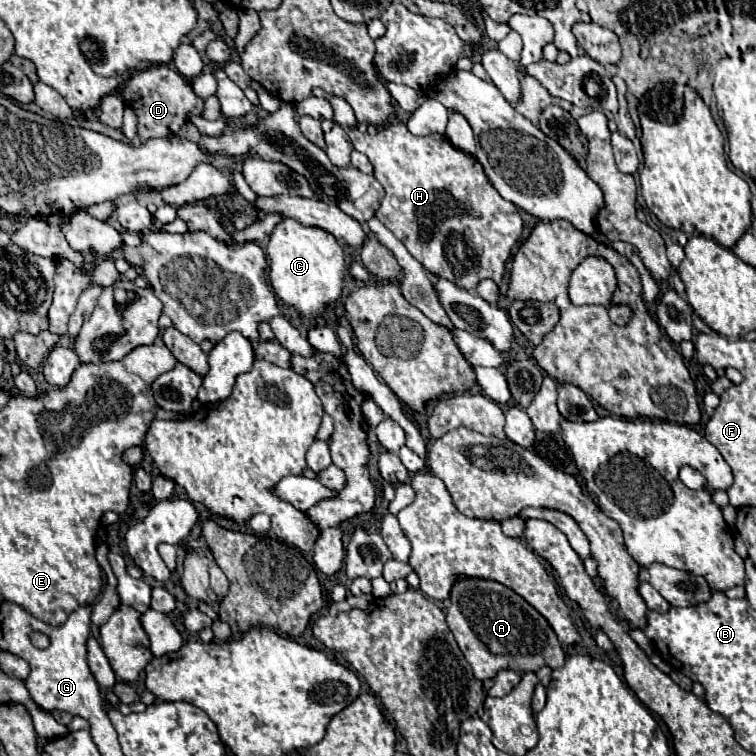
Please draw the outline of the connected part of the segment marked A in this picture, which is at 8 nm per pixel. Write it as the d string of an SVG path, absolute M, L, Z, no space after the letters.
M458 578L450 590L446 624L478 680L494 678L500 670L538 672L542 666L562 668L564 650L550 624L524 598L496 580Z

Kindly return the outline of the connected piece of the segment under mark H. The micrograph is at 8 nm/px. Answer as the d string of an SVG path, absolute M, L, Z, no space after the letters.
M394 120L378 128L378 134L368 134L356 126L348 130L354 148L366 154L374 166L374 178L384 186L384 198L376 210L376 218L392 230L392 234L412 252L412 256L432 274L444 276L466 290L474 290L484 278L500 284L506 260L522 234L522 218L516 206L504 200L490 184L482 164L472 156L452 146L444 134L414 136L404 122Z

